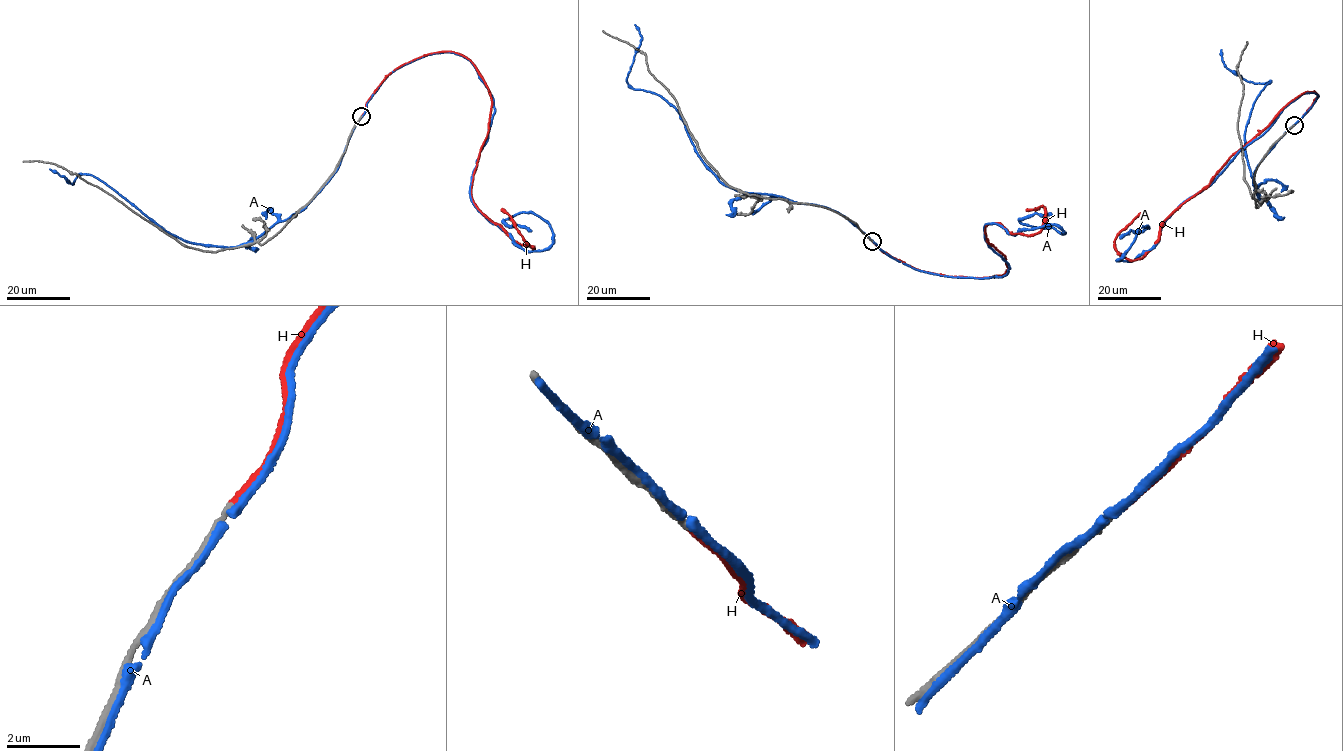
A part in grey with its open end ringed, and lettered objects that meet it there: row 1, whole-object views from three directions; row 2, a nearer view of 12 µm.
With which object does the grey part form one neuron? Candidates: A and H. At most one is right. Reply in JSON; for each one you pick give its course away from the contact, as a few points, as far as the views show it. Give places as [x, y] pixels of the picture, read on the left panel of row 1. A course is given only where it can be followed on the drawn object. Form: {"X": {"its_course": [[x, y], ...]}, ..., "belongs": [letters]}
{"H": {"its_course": [[361, 116], [402, 65], [464, 55], [491, 101], [474, 203], [533, 248], [501, 209]]}, "belongs": ["H"]}

